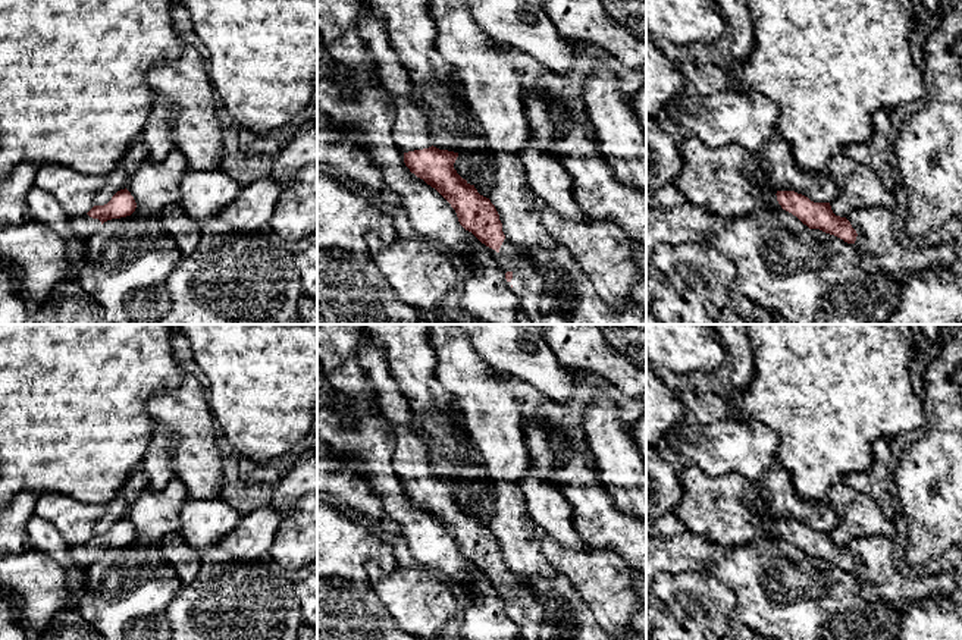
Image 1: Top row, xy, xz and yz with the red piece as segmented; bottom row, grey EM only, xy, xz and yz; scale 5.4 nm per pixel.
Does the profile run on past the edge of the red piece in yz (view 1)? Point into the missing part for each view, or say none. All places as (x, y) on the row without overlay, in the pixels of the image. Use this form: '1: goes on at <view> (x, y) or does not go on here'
1: does not go on here

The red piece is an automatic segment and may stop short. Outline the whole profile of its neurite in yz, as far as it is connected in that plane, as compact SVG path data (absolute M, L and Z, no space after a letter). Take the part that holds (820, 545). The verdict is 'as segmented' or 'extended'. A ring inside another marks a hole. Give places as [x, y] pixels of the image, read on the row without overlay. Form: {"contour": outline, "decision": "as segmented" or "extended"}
{"contour": "M777 520L775 524L781 537L796 545L809 558L820 558L847 572L855 572L856 559L846 546L833 542L830 531L814 531L795 520Z", "decision": "as segmented"}

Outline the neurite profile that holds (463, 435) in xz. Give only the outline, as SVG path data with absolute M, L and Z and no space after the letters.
M455 399L451 401L451 411L454 415L455 426L458 429L458 437L466 443L467 448L476 448L471 437L467 434L463 423L463 417L460 412L460 407Z

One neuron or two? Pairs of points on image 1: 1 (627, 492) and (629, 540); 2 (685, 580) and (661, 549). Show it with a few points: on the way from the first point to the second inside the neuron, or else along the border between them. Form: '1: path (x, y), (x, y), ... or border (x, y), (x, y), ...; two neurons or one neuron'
1: border (604, 488), (613, 502), (630, 515); two neurons
2: border (708, 573), (680, 571), (663, 574); two neurons

